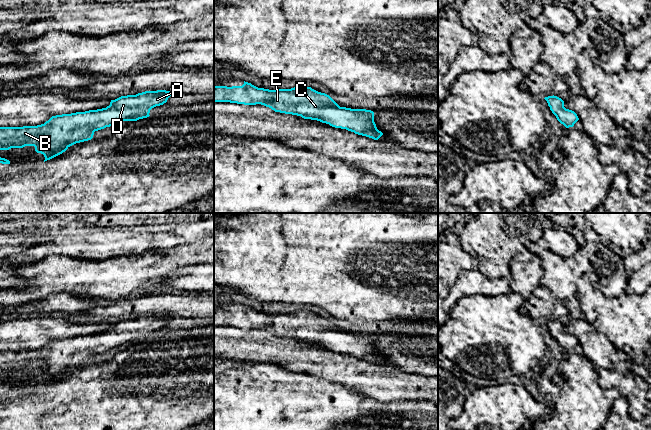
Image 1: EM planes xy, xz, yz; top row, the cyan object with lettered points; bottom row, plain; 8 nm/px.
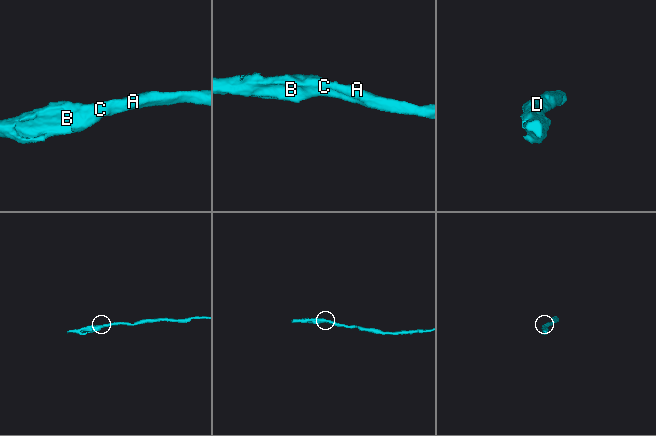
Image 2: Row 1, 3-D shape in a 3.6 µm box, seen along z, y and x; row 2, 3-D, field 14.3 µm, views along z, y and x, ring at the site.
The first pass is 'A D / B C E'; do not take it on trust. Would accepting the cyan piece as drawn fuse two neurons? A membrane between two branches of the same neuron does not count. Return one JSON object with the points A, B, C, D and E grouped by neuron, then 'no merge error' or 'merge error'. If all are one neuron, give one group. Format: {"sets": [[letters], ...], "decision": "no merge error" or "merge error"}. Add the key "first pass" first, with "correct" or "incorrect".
{"first pass": "incorrect", "sets": [["A", "B", "C", "D", "E"]], "decision": "no merge error"}

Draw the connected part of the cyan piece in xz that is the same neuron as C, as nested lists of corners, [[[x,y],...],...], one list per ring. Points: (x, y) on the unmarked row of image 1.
[[[245,305],[242,310],[214,310],[214,326],[261,328],[275,336],[317,344],[374,364],[383,359],[376,351],[373,335],[340,331],[329,319],[307,310],[269,314]]]

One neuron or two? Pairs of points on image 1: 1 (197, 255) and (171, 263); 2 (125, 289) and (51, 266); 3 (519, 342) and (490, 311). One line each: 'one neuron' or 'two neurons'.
1: one neuron
2: one neuron
3: one neuron

